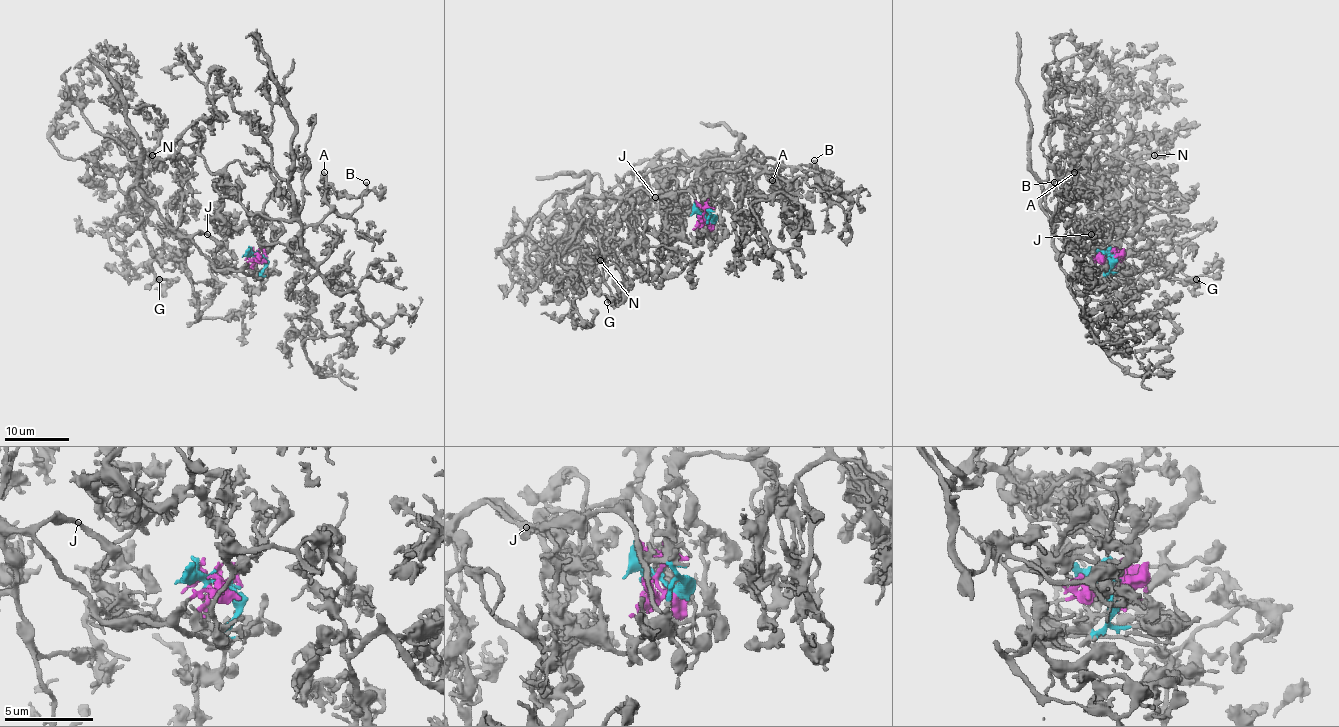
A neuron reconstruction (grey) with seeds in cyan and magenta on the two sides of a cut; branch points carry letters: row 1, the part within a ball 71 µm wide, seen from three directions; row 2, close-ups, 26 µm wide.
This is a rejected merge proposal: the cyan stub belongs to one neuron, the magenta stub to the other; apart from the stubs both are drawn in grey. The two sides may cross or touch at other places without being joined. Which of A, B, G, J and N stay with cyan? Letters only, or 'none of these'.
A, B

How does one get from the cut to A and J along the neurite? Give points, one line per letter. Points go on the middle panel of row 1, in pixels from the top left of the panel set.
A: (707, 218), (713, 216), (705, 183), (713, 173), (739, 171), (749, 160), (766, 158), (778, 162), (771, 181)
J: (707, 220), (692, 191), (650, 195), (639, 189), (647, 189), (655, 197)

